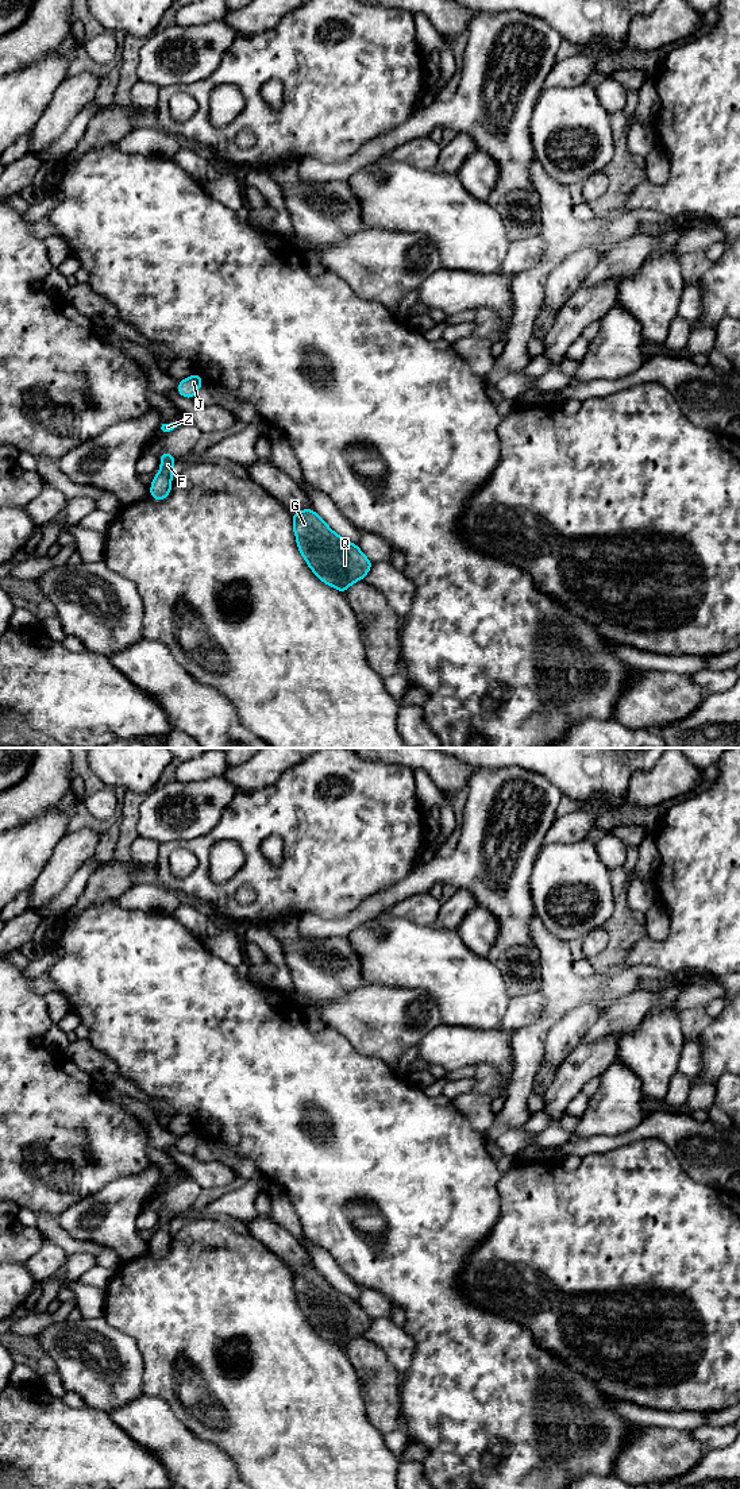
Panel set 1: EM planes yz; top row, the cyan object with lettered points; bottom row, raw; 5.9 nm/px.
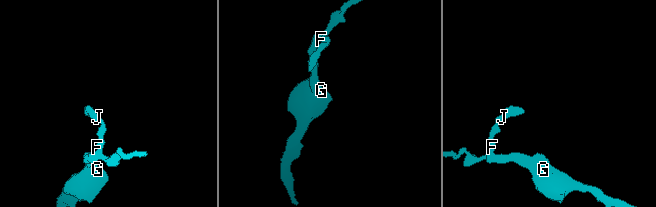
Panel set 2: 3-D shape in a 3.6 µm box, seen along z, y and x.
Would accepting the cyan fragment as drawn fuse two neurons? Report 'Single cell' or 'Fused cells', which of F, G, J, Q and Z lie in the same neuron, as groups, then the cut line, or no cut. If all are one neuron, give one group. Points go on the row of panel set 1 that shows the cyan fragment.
Single cell. Groups: F G J Q Z. No split

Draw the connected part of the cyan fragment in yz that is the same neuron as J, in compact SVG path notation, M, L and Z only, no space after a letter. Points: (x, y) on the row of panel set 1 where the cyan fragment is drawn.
M192 374L188 378L178 382L177 393L185 398L193 400L197 390L204 385L203 378L199 374Z

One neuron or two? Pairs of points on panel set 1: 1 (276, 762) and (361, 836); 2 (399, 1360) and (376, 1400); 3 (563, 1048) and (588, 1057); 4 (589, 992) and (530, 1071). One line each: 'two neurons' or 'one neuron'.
1: two neurons
2: two neurons
3: two neurons
4: one neuron

